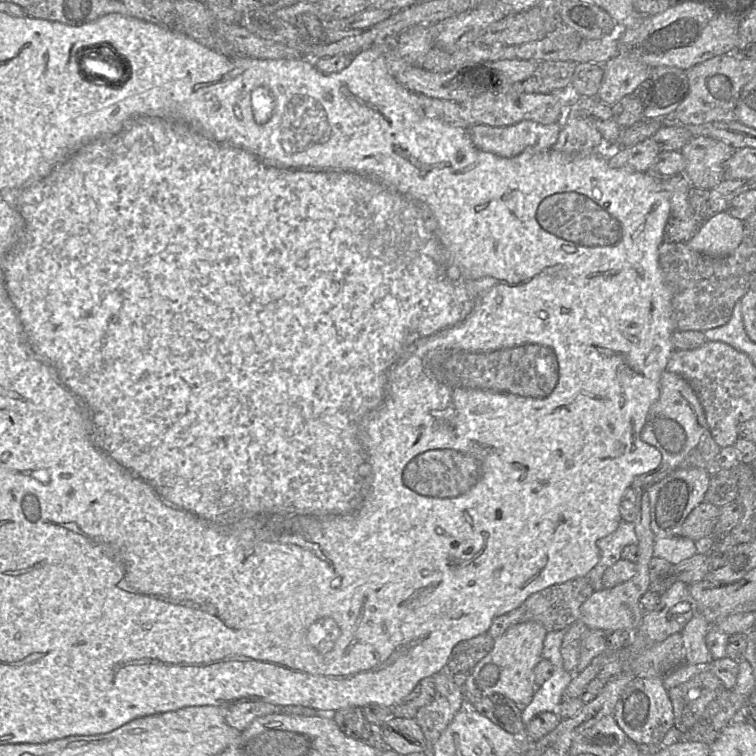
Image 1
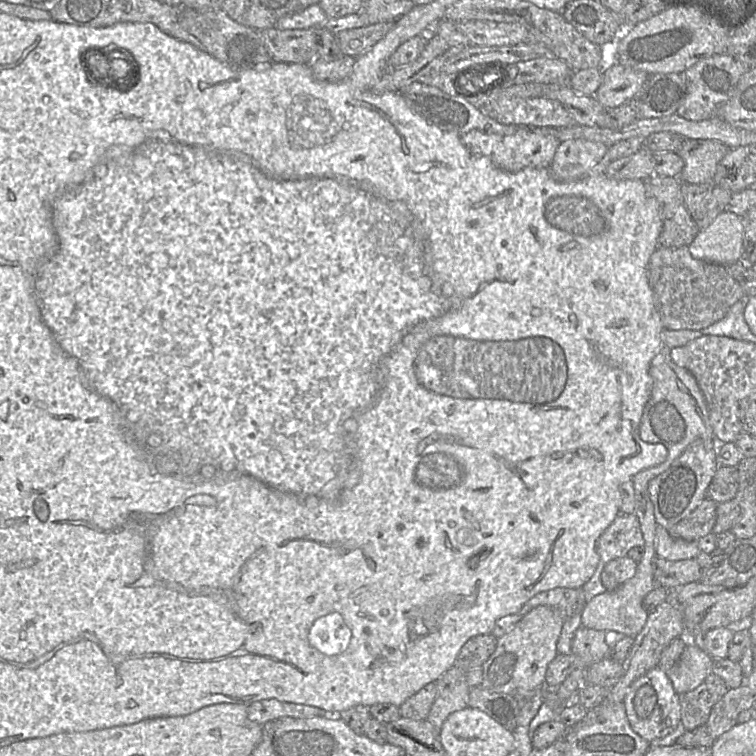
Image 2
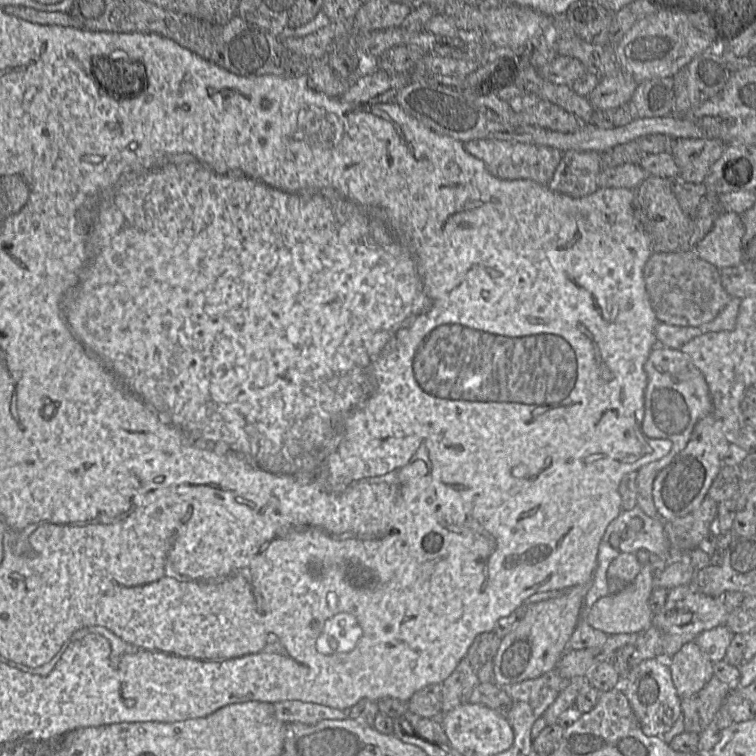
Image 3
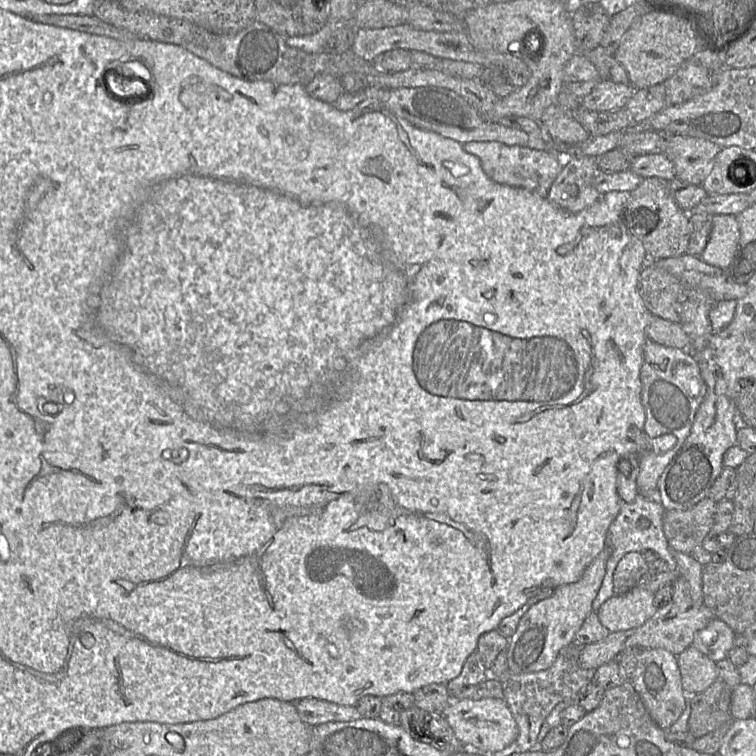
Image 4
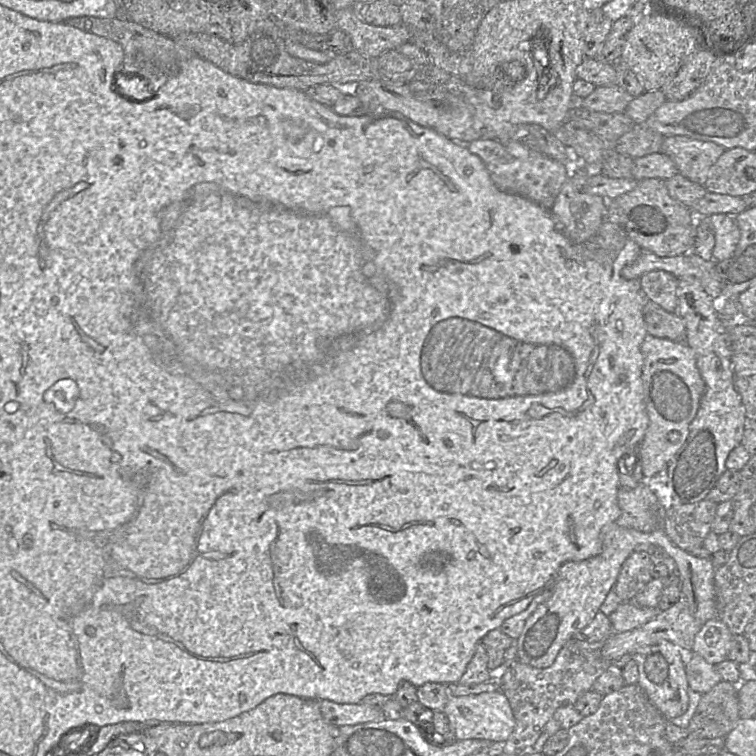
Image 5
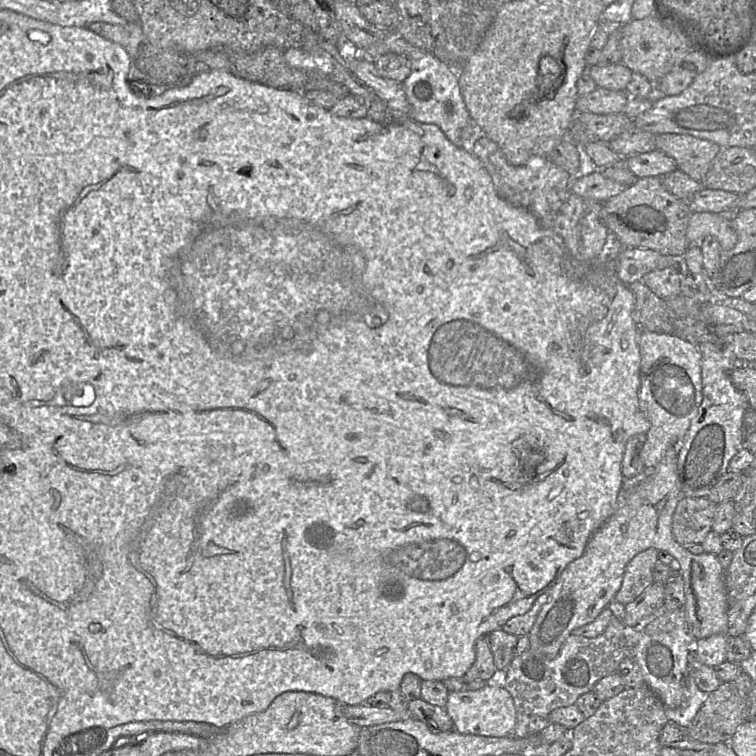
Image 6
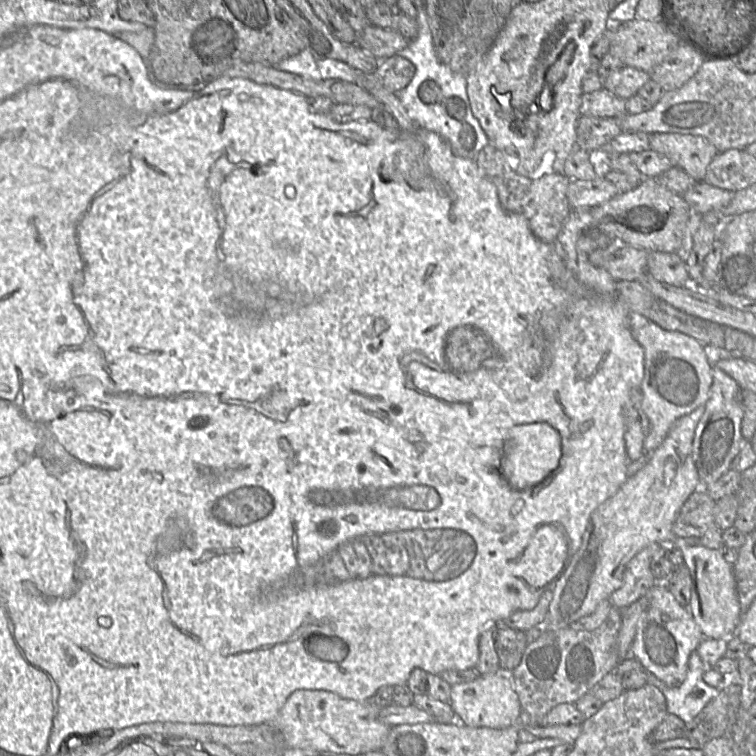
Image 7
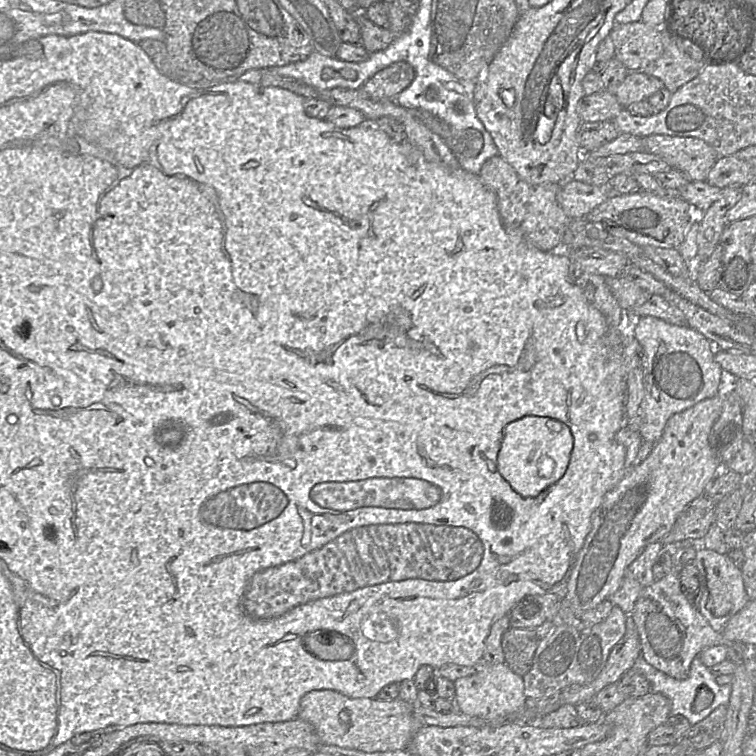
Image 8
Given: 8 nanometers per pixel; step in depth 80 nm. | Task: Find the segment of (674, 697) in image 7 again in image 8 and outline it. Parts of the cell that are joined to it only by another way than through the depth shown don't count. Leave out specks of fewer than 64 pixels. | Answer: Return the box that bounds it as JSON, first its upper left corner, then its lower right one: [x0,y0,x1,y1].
[631,655,732,726]

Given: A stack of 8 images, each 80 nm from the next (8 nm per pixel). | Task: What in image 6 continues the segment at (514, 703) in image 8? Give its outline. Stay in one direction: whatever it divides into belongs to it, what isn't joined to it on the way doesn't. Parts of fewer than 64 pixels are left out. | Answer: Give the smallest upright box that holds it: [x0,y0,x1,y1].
[444,683,516,737]

